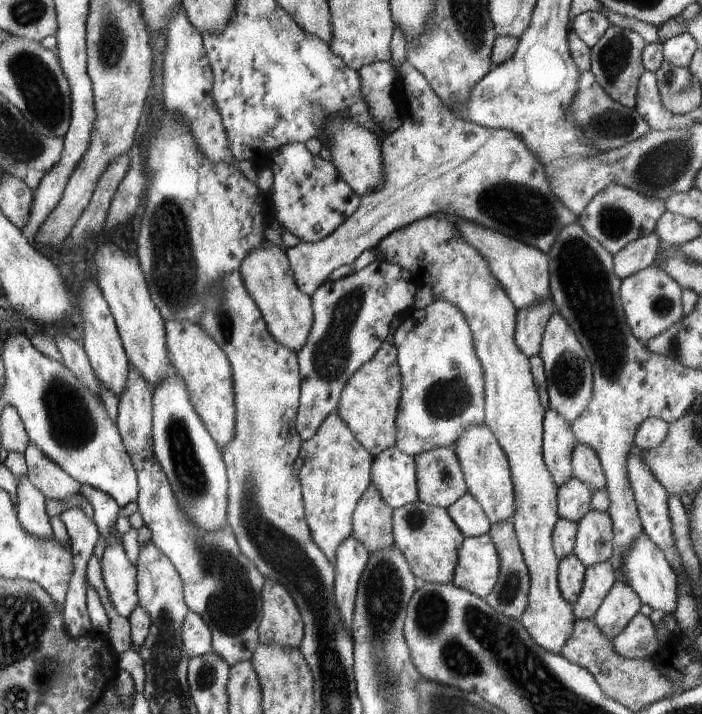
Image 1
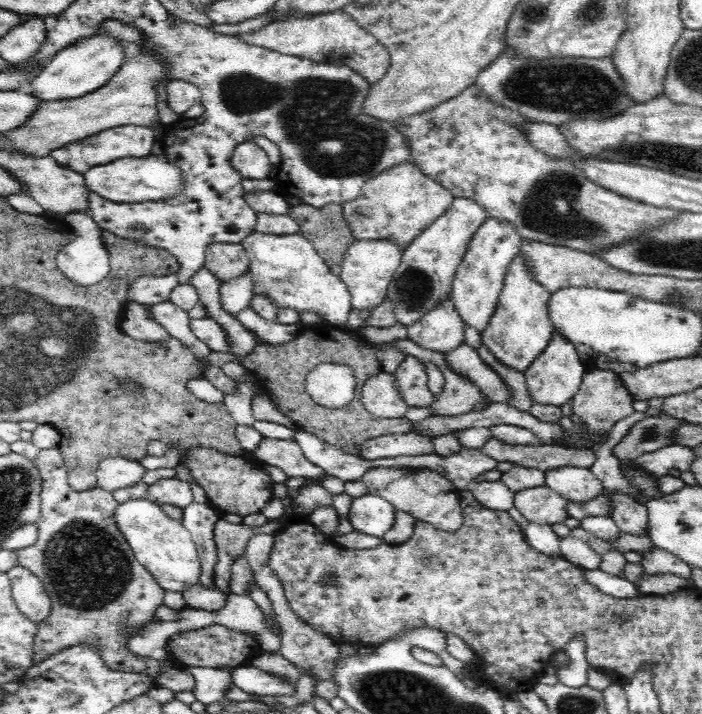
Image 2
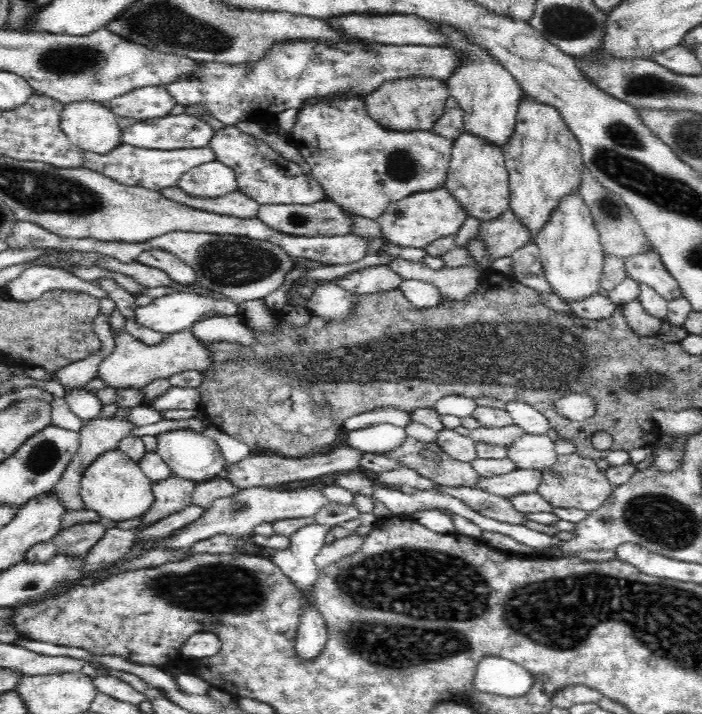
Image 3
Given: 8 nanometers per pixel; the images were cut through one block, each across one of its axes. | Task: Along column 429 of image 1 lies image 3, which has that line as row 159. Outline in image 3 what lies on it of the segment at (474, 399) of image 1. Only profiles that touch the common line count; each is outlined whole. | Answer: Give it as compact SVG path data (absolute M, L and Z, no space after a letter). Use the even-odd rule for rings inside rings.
M356 95L344 100L335 100L334 97L334 102L318 102L300 107L288 140L310 165L311 174L322 185L327 197L348 213L372 220L380 218L394 202L424 190L436 190L444 186L453 146L453 139L444 138L433 130L402 132L380 126L368 114L364 97Z

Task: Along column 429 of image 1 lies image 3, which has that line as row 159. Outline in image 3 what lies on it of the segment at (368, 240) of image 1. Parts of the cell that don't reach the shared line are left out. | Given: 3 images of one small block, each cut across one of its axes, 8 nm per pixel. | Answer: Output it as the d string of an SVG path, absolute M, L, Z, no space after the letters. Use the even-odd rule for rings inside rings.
M129 144L117 146L104 154L85 151L83 166L104 176L113 178L126 186L144 187L148 190L158 190L178 186L180 178L195 166L216 160L216 153L210 146L202 148L185 148L176 150L156 150L138 148Z

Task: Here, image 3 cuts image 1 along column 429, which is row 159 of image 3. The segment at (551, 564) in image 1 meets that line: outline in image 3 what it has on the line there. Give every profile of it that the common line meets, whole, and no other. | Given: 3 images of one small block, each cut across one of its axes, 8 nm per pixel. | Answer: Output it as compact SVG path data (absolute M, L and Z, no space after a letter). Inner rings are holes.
M236 125L217 130L209 146L216 153L216 160L234 170L238 190L260 205L308 205L325 200L326 192L314 177L262 140L240 131Z

